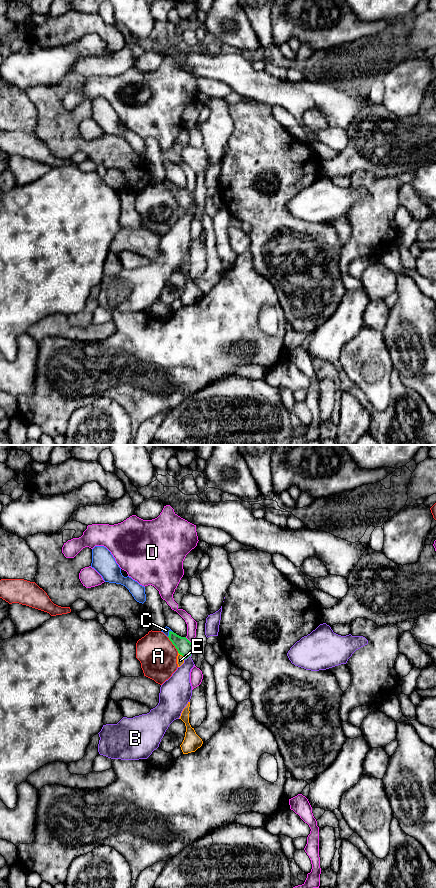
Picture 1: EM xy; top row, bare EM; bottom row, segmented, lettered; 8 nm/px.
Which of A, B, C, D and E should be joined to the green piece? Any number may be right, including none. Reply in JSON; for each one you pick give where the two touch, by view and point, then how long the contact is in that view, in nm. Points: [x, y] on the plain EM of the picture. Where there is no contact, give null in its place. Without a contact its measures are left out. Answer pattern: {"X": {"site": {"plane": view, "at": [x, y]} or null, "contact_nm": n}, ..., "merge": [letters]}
{"merge": []}

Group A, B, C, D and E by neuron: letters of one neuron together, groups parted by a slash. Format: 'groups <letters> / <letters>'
groups A / B / C E / D

